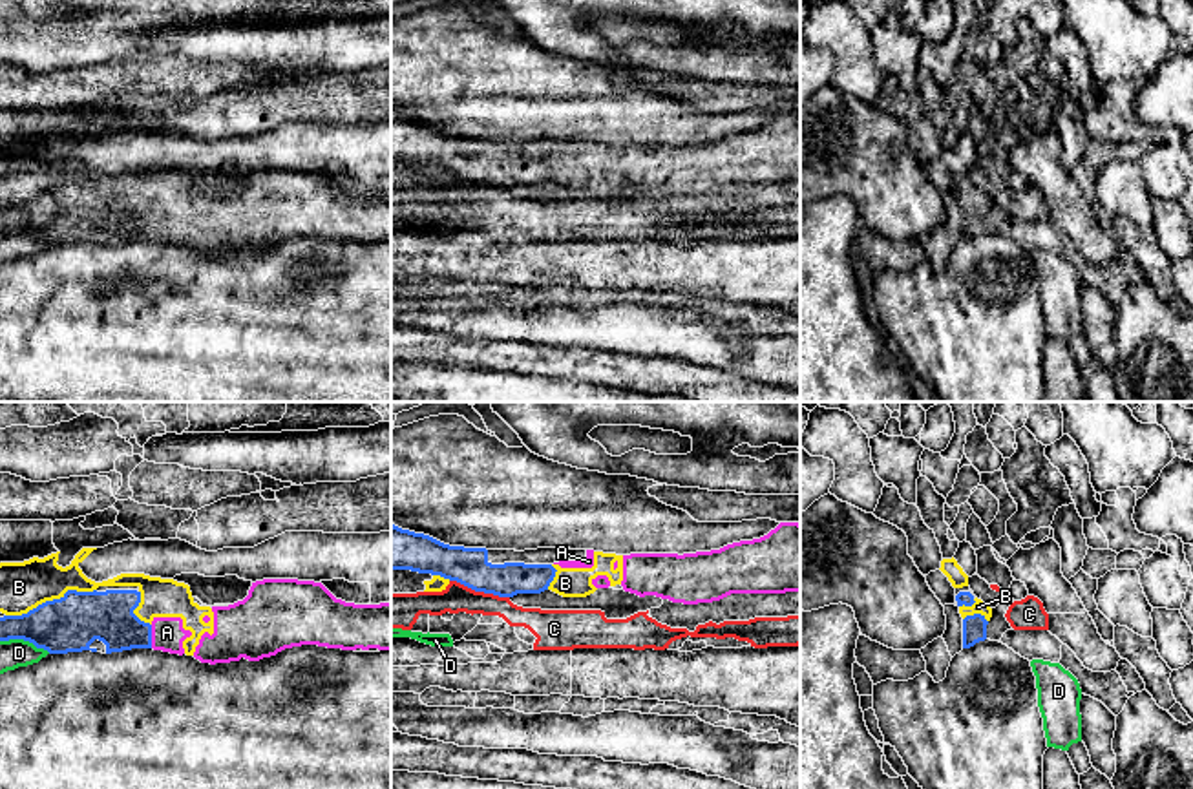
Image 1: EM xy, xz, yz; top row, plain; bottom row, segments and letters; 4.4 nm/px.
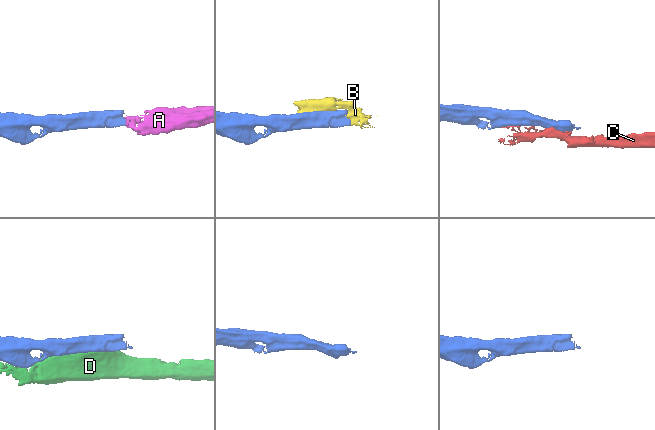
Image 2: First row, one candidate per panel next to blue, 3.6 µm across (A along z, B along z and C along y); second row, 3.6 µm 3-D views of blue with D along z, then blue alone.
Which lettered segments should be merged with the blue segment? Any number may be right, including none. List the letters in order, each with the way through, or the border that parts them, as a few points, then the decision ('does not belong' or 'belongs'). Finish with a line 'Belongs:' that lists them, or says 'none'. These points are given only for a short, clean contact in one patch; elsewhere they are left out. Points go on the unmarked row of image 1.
A: runs through xy (108, 207), (123, 221), (150, 227), (167, 223); belongs
B: does not belong
C: does not belong
D: does not belong
Belongs: A

